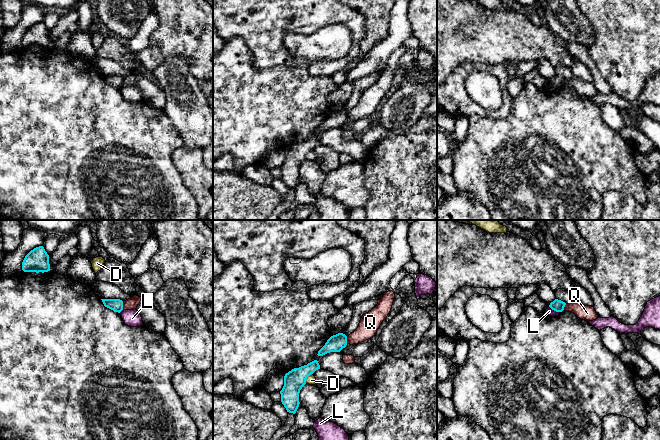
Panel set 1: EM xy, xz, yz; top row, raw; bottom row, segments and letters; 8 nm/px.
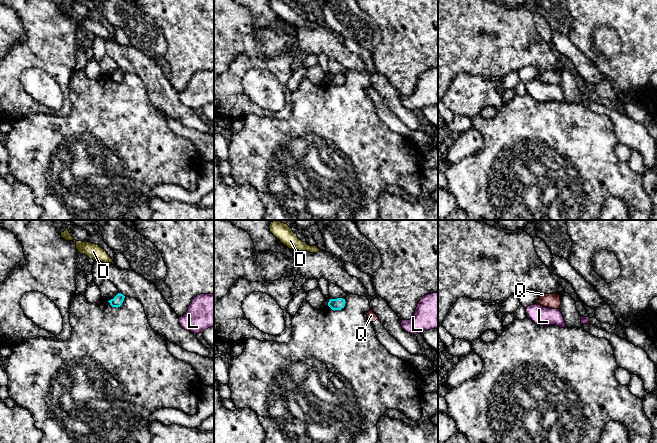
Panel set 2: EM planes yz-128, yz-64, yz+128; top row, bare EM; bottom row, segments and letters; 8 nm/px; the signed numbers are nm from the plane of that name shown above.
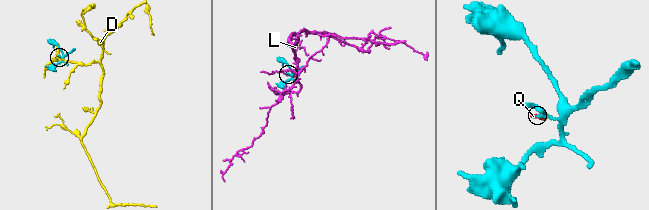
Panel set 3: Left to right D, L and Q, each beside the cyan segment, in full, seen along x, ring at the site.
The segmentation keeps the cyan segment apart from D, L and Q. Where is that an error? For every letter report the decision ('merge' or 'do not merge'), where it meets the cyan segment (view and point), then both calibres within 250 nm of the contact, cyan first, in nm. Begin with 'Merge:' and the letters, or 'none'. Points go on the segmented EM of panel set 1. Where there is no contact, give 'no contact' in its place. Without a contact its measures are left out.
Merge: none
D: do not merge; meets cyan in xz at (306, 378); 170 nm thick on the cyan side, 80 nm on the other
L: do not merge; meets cyan in yz at (554, 310); 100 nm thick on the cyan side, 60 nm on the other
Q: do not merge; meets cyan in xy at (122, 306); 100 nm thick on the cyan side, 90 nm on the other

